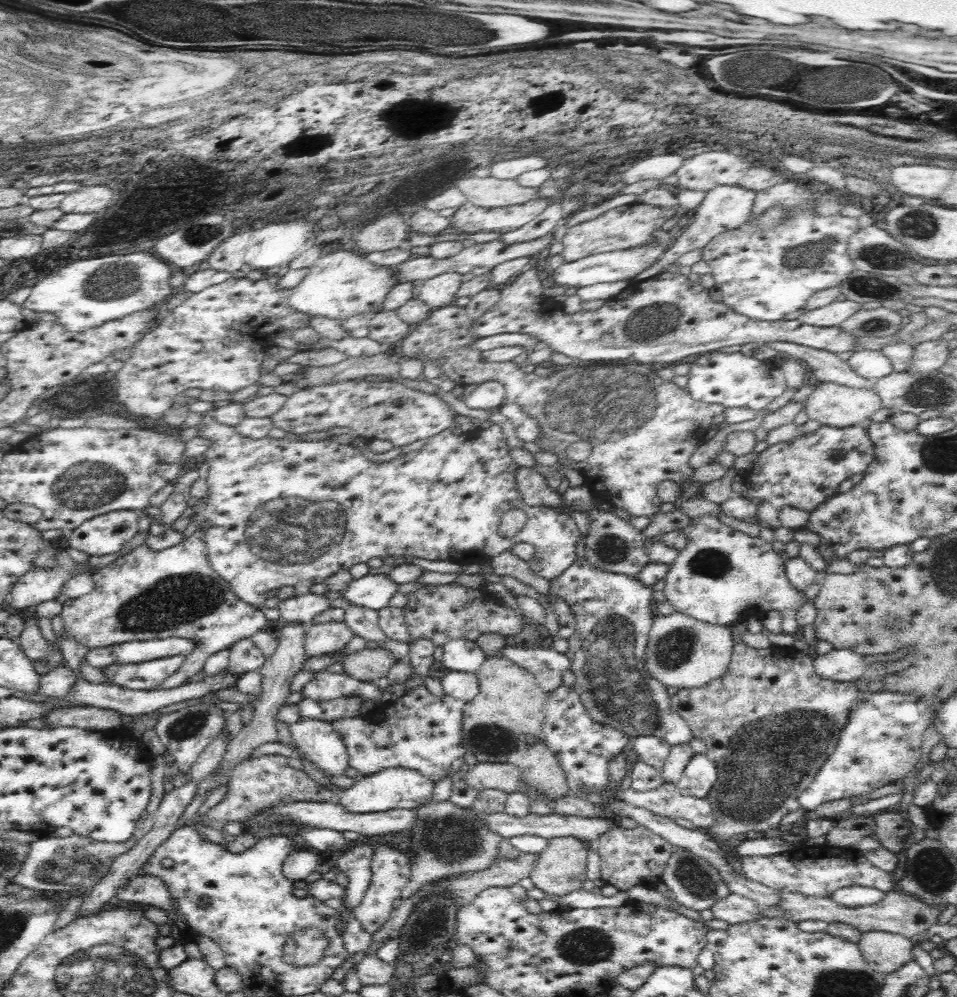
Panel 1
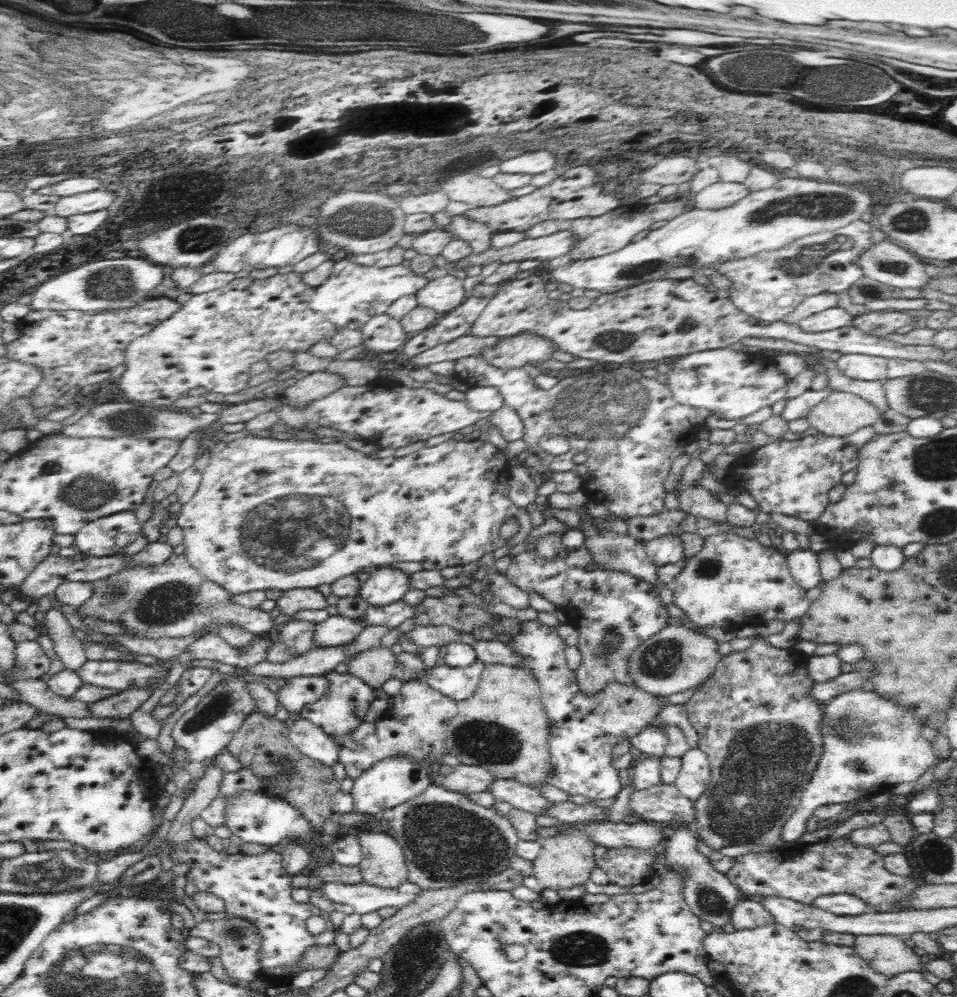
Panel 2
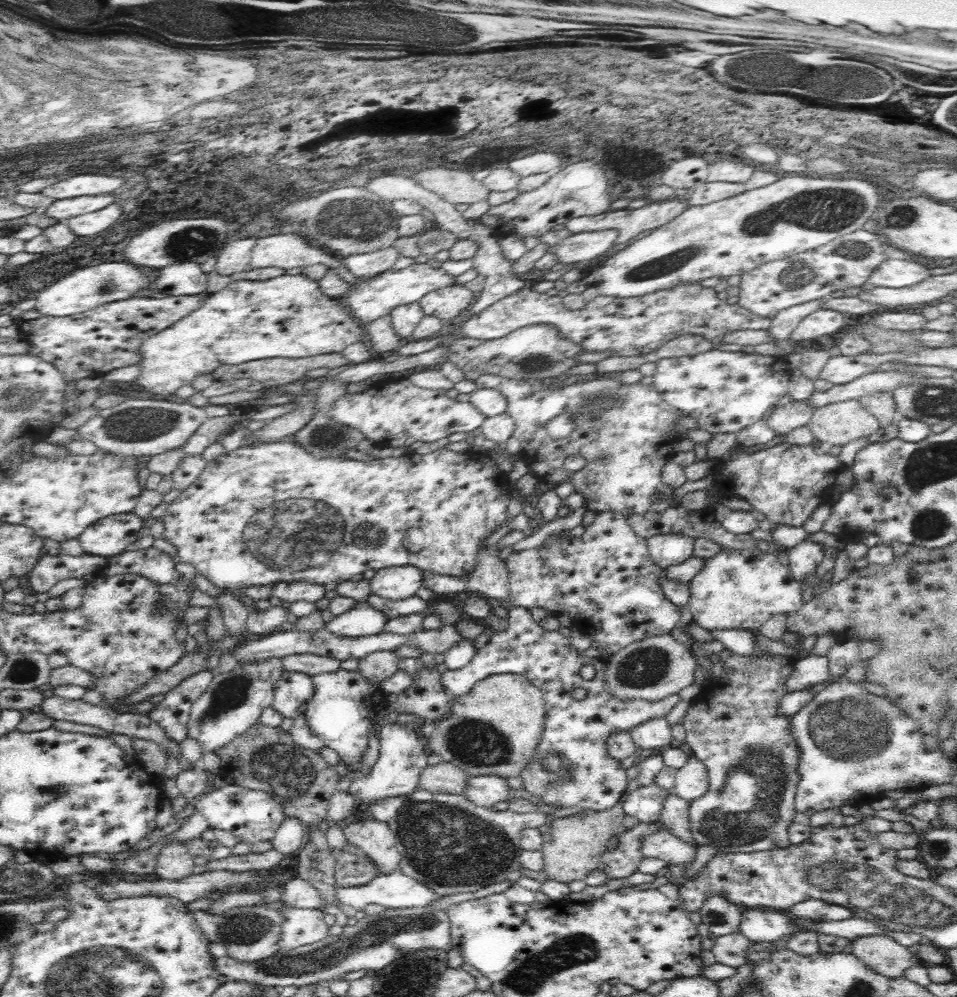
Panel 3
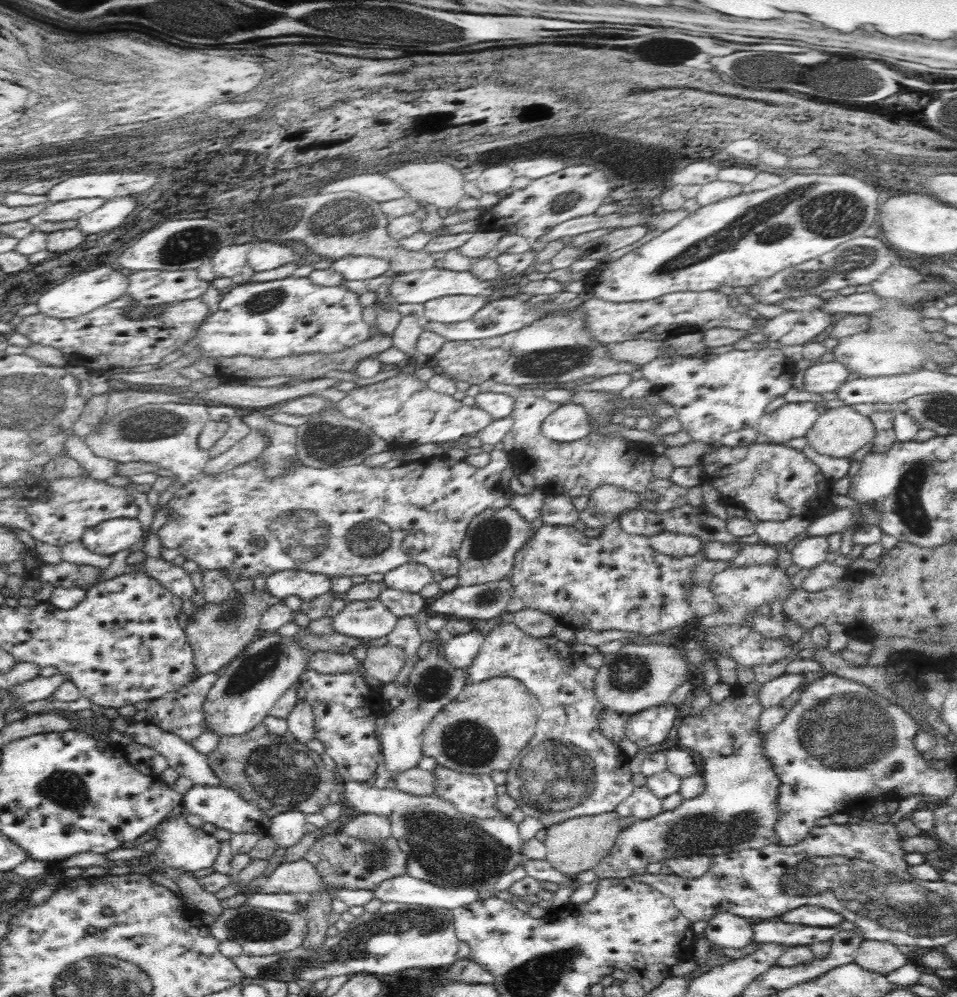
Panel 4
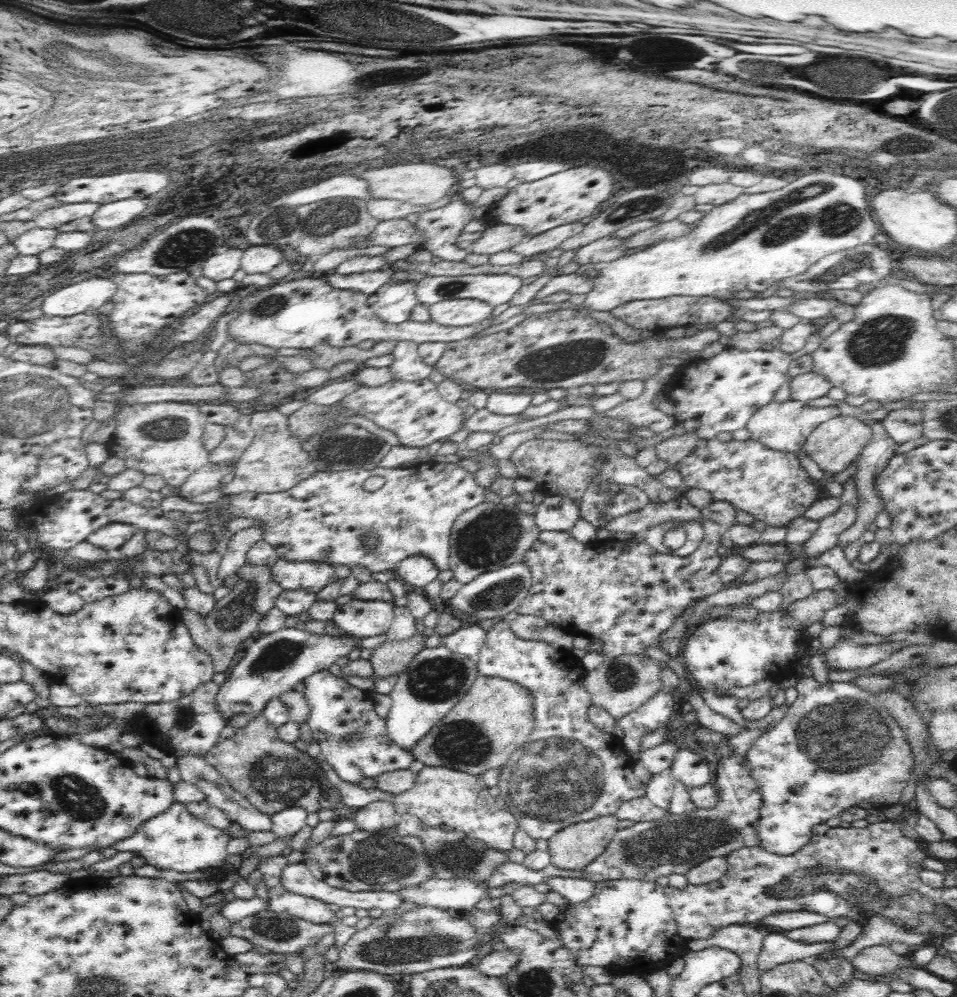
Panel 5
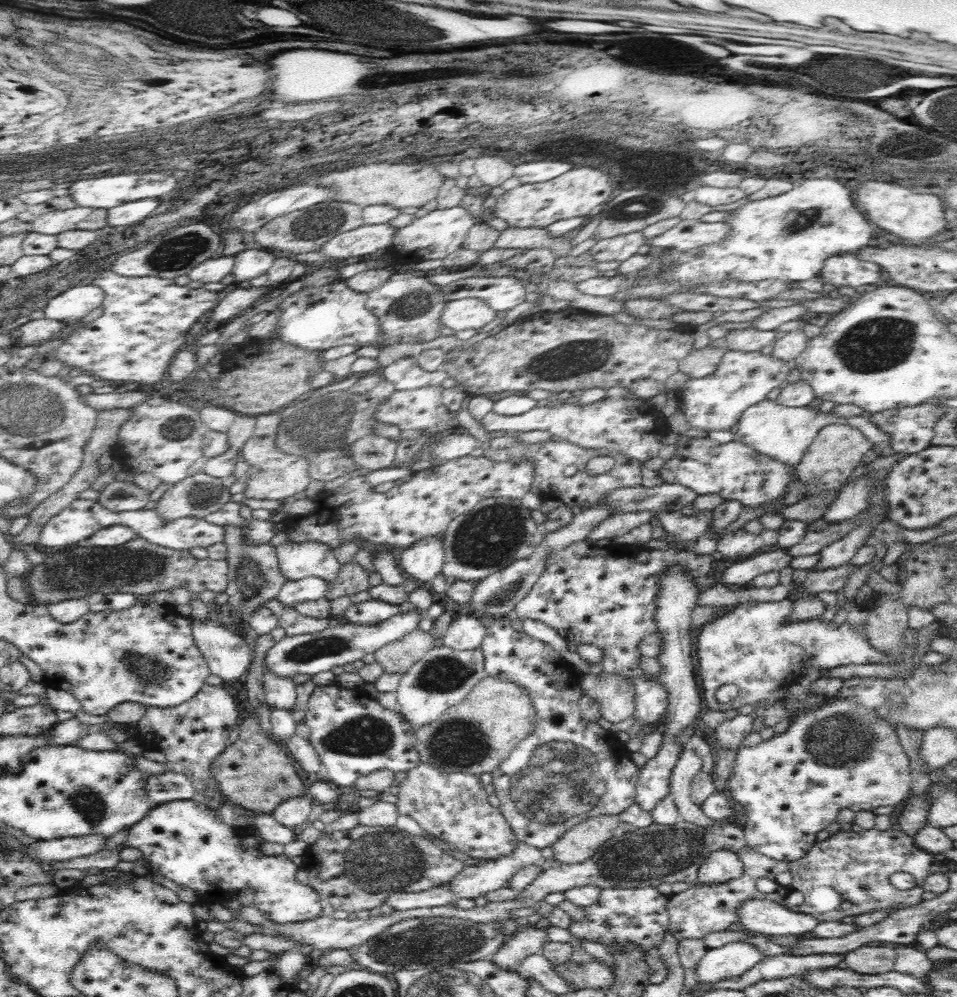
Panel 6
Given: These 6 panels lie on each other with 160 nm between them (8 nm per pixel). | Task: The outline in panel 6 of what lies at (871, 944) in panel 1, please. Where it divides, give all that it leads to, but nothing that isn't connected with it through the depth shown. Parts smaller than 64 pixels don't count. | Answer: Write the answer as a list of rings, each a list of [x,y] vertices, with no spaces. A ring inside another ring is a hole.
[[[888,944],[880,946],[861,946],[844,954],[848,969],[867,975],[887,973],[893,970],[896,962],[896,951]]]

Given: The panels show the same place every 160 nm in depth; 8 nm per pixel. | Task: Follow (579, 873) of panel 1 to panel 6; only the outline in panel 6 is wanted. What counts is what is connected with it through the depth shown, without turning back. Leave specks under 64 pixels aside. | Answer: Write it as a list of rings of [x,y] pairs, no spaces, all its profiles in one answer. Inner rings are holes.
[[[598,815],[576,824],[571,830],[568,830],[562,838],[551,848],[554,850],[553,858],[558,862],[566,864],[580,864],[584,860],[588,860],[594,856],[602,847],[604,842],[607,842],[613,837],[614,831],[620,824],[619,815]]]

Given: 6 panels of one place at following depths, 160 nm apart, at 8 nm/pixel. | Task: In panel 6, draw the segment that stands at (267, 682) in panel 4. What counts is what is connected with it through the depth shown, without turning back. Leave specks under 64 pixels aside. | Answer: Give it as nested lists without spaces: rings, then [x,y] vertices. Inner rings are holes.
[[[410,608],[375,625],[346,623],[328,627],[314,634],[284,636],[268,650],[264,661],[265,670],[271,670],[278,676],[292,679],[294,674],[313,676],[318,672],[331,670],[334,666],[344,666],[355,660],[362,660],[366,654],[375,654],[379,648],[404,638],[406,634],[419,628],[418,625],[424,617],[427,617],[424,611]]]

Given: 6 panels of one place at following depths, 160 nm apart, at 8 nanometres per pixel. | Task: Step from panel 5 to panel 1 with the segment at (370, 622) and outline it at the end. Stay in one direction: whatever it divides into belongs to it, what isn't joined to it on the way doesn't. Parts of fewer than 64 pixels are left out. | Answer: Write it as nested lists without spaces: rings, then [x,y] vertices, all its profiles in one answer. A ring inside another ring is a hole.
[[[343,620],[309,624],[305,632],[307,658],[332,654],[344,648],[354,635],[354,631]]]

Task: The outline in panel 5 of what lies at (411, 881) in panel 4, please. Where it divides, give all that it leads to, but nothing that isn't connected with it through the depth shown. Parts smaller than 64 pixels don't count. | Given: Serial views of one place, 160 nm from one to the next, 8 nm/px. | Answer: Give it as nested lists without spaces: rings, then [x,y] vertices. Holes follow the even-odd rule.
[[[432,877],[426,882],[420,883],[415,887],[406,887],[399,890],[397,893],[403,898],[404,901],[414,902],[424,907],[434,908],[462,908],[463,910],[470,911],[477,902],[485,898],[489,886],[487,880],[474,880],[473,878],[440,878]]]

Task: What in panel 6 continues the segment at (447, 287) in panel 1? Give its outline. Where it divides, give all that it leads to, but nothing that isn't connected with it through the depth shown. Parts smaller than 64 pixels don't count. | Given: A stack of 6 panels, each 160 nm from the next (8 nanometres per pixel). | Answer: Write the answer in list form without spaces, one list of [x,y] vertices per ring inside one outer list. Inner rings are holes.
[[[465,297],[448,301],[441,314],[444,327],[460,330],[478,330],[496,319],[497,312],[478,298]]]

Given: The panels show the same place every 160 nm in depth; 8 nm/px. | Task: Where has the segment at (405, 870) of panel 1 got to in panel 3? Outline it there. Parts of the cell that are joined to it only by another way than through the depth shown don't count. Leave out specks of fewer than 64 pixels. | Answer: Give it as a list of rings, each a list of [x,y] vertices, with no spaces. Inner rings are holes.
[[[366,819],[342,829],[348,843],[359,847],[377,866],[382,875],[399,868],[400,855],[395,850],[397,838],[386,822]]]

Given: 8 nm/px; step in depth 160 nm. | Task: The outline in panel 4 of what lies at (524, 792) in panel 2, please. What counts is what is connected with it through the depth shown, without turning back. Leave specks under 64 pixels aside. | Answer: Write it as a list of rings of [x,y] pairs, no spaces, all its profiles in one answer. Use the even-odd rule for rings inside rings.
[[[438,765],[432,772],[435,785],[430,795],[452,803],[462,816],[480,820],[511,818],[510,814],[498,809],[496,784],[490,775],[460,773]]]

